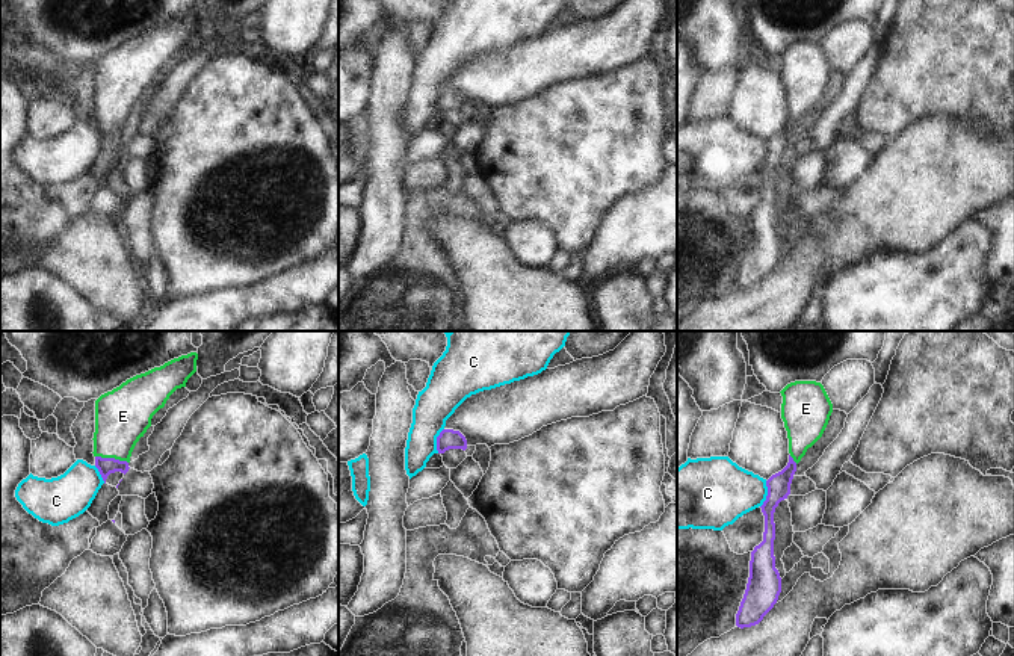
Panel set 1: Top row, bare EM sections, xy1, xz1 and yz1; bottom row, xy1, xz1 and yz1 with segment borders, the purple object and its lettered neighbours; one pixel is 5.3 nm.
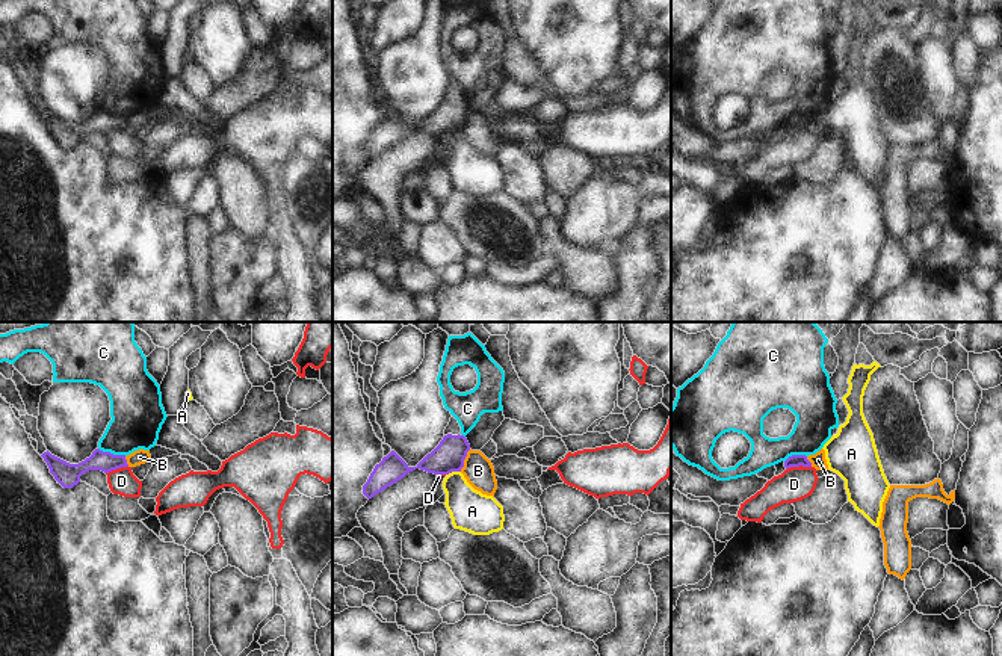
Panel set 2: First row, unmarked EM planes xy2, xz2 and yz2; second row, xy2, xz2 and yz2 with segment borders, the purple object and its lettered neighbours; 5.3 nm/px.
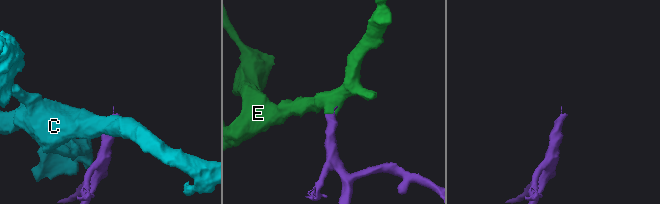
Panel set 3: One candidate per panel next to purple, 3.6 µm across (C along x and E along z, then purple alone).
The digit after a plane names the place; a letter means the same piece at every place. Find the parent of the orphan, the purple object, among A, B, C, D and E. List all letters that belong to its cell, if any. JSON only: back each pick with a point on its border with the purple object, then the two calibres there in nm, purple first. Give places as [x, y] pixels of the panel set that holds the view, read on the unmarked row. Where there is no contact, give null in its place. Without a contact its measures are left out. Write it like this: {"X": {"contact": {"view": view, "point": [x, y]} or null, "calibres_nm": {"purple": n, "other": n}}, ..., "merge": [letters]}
{"E": {"contact": {"view": "xy1", "point": [112, 120]}, "calibres_nm": {"purple": 90, "other": 300}}, "merge": ["E"]}

